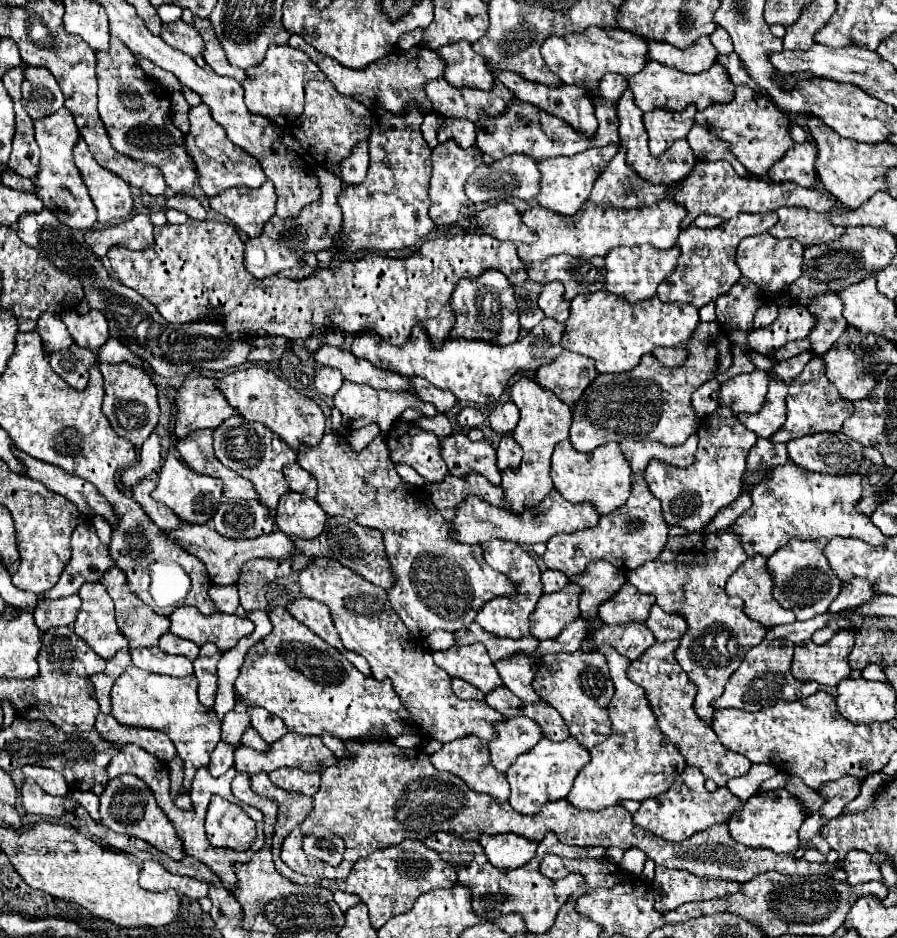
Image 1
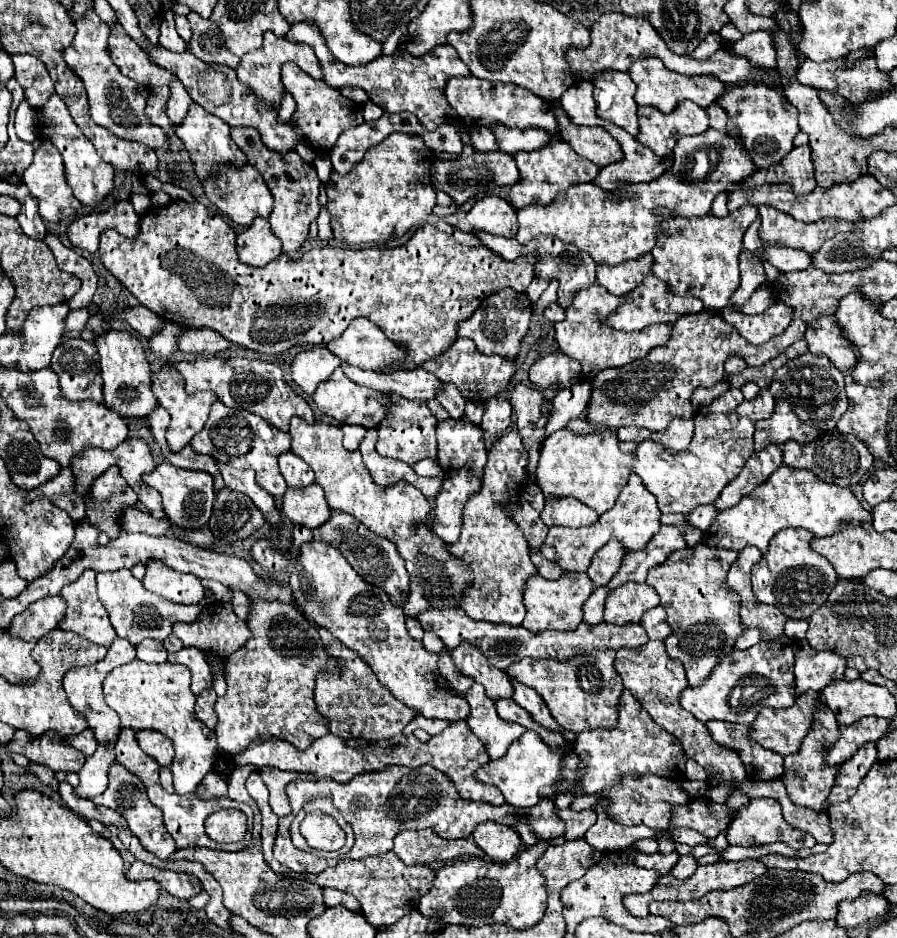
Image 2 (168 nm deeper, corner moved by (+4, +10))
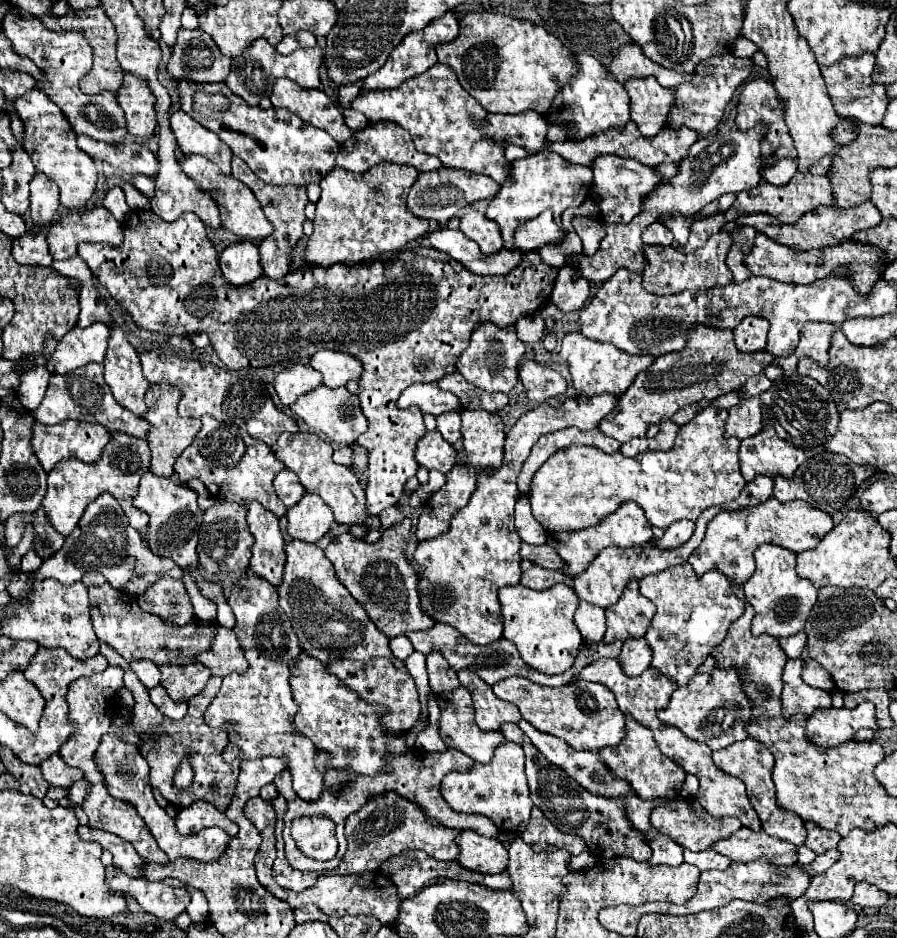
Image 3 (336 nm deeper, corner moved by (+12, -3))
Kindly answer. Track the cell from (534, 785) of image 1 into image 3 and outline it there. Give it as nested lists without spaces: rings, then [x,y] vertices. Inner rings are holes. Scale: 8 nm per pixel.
[[[504,742],[496,748],[492,760],[488,764],[474,764],[468,772],[450,772],[442,780],[442,796],[456,812],[474,812],[488,816],[498,830],[508,832],[514,830],[522,834],[528,826],[532,800],[528,790],[528,780],[524,772],[524,750],[514,742]]]

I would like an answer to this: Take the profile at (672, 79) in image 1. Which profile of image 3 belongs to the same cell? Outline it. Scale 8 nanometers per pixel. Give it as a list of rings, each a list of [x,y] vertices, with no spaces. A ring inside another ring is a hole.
[[[632,78],[624,82],[630,96],[632,120],[644,136],[656,136],[664,128],[664,118],[672,108],[672,90],[658,84],[656,78]]]

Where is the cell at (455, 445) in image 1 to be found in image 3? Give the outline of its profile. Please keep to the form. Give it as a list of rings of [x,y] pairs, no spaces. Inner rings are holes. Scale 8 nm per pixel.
[[[434,430],[434,432],[426,432],[420,438],[416,446],[416,460],[426,470],[438,470],[442,474],[448,474],[458,460],[458,452],[454,450],[452,444],[444,442],[438,430]]]

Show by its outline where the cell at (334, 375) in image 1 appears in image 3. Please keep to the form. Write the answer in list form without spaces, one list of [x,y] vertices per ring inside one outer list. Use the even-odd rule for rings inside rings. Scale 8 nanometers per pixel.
[[[294,364],[294,366],[278,372],[274,378],[274,388],[284,406],[292,406],[292,402],[296,402],[298,396],[314,390],[320,384],[322,384],[320,372],[316,372],[316,370],[312,370],[312,366],[304,366],[304,364]]]

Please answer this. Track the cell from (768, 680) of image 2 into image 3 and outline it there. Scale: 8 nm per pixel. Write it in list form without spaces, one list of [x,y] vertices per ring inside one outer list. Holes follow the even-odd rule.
[[[716,668],[710,674],[696,674],[688,686],[676,688],[670,704],[658,712],[658,718],[666,724],[678,726],[688,738],[708,744],[712,750],[722,750],[734,742],[744,740],[748,722],[752,722],[752,702],[744,698],[740,686],[742,670]]]

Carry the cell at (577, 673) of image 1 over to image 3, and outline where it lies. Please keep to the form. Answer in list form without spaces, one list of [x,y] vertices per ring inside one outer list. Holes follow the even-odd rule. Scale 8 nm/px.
[[[512,676],[492,686],[494,694],[506,702],[518,706],[524,720],[528,720],[540,732],[562,738],[574,750],[598,750],[604,746],[616,746],[624,738],[624,714],[616,704],[614,694],[600,686],[600,682],[574,680],[568,686],[544,688],[528,682],[526,678]]]

